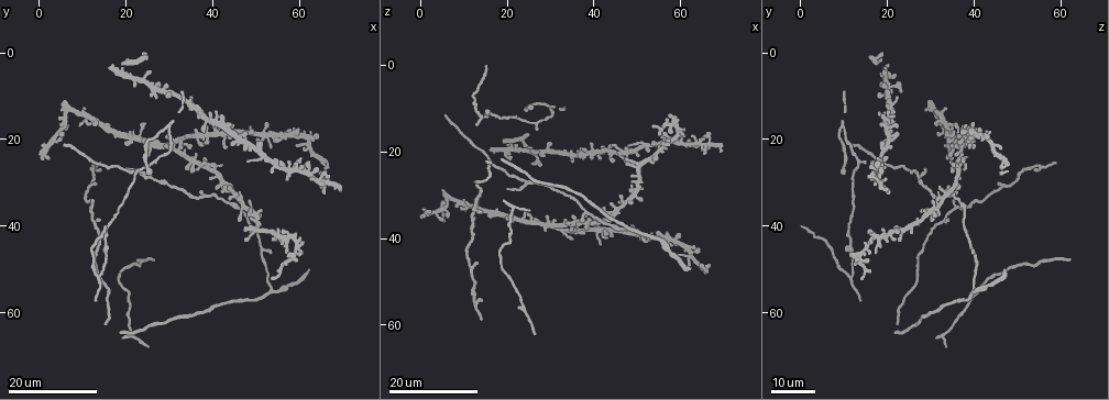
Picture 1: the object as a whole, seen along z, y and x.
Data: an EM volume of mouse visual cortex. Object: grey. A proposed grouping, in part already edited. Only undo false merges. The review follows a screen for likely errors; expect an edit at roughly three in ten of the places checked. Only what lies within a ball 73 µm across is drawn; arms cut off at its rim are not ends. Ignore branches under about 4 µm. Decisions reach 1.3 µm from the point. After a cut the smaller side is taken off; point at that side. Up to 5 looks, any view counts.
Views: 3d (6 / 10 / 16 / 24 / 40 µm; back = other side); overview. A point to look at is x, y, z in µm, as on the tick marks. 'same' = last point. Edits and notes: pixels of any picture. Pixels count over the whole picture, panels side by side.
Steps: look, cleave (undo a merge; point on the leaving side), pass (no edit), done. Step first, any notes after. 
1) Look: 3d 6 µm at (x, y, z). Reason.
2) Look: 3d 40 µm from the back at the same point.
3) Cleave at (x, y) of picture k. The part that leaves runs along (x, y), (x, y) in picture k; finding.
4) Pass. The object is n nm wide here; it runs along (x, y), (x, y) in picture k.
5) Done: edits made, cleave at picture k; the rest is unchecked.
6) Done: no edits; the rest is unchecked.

Look: 3d 24 µm at (24.5, 28.5, 27.5). Branch point.

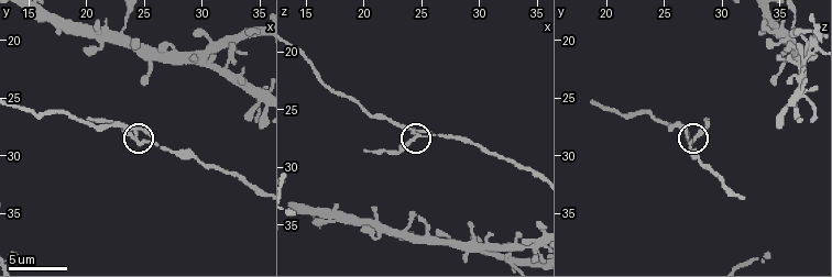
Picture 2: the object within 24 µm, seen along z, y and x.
Look: 3d 6 µm at (24.4, 28.8, 27.2).

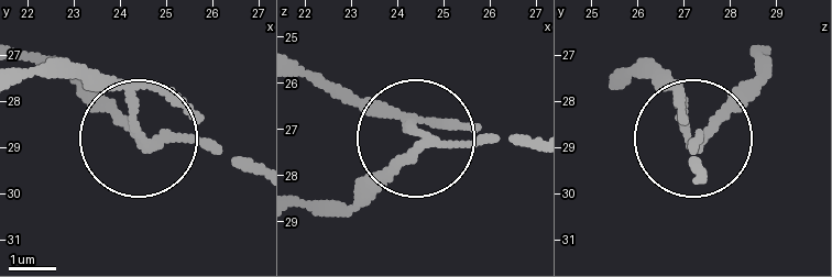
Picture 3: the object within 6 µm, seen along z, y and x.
Cleave at (90, 106) of picture 3. The side arm is 6 µm long; the part that leaves runs along (122, 89), (131, 136), (28, 62) in picture 3; two neurons meet here.

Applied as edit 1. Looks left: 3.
Look: overview. See it whole again.

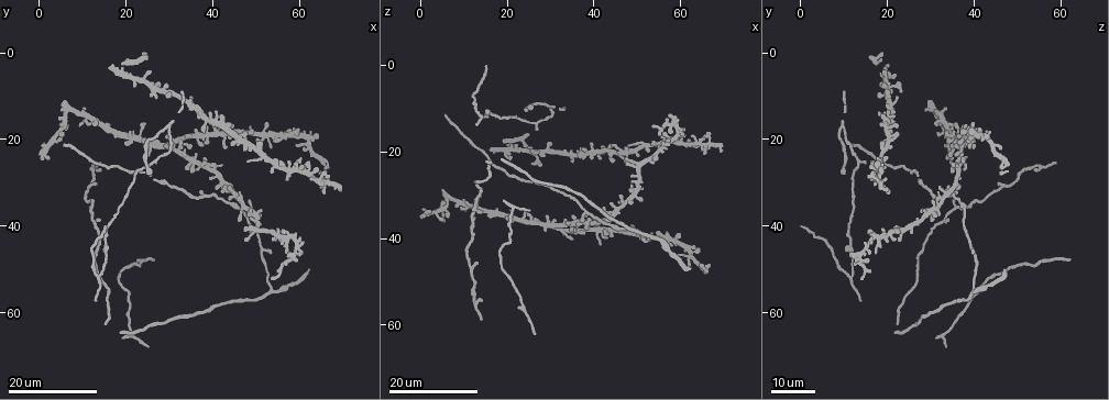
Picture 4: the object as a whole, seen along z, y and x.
Look: 3d 24 µm at (40.0, 32.5, 35.0). Three arms meet.

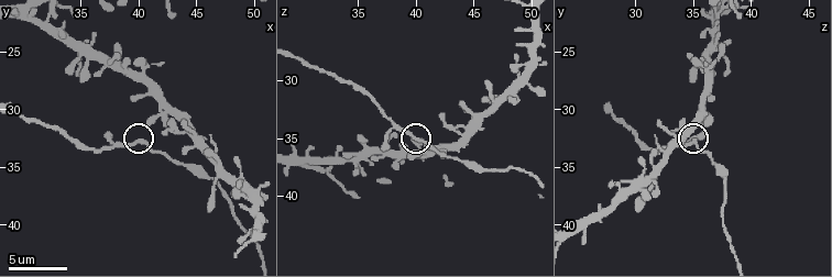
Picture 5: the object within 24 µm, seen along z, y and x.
Look: 3d 6 µm at (40.4, 32.8, 35.2).

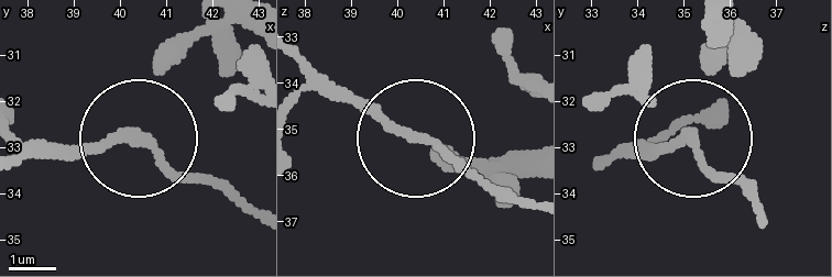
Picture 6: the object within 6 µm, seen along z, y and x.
Pass. The object is 150 nm wide here; it runs along (259, 215), (129, 136), (26, 148) in picture 6; continuous, no second neuron.

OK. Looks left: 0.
Done: edits made, cleave at picture 3; the rest is unchecked.

